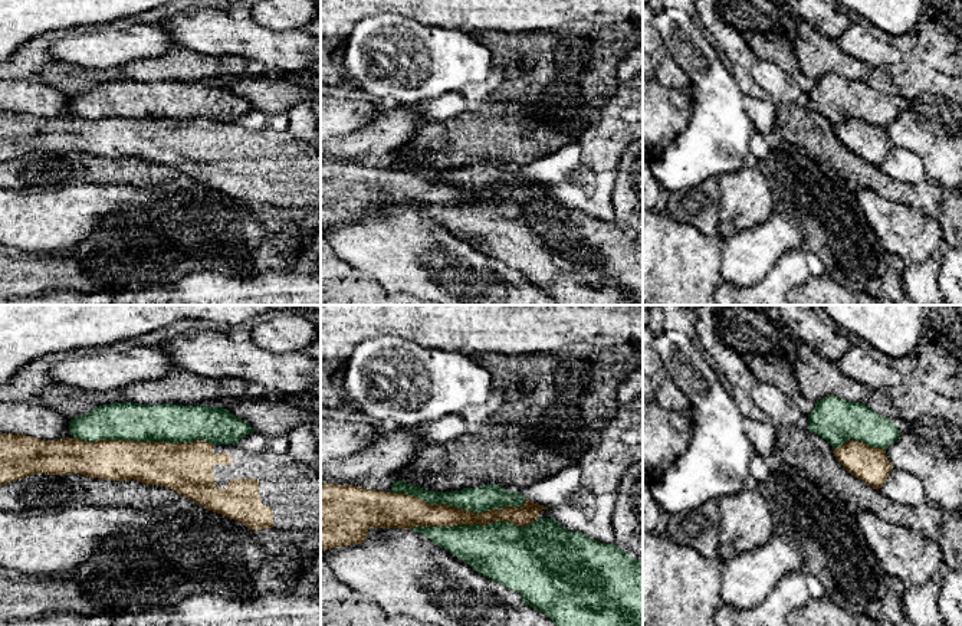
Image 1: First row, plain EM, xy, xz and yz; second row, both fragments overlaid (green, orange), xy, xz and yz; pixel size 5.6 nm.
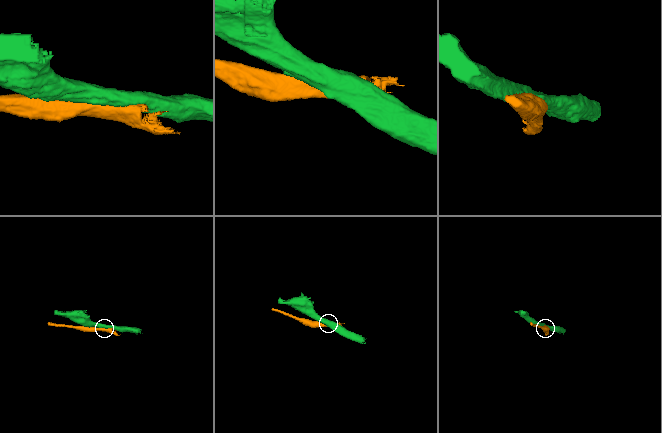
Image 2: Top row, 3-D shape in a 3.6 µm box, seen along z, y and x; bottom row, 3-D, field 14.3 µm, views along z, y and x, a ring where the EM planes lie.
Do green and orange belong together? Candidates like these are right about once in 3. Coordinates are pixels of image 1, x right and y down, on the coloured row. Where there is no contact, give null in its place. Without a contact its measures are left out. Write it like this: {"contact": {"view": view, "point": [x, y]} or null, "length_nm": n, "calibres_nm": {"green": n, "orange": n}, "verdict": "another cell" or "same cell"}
{"contact": {"view": "xy", "point": [144, 441]}, "length_nm": 800, "calibres_nm": {"green": 220, "orange": 280}, "verdict": "another cell"}

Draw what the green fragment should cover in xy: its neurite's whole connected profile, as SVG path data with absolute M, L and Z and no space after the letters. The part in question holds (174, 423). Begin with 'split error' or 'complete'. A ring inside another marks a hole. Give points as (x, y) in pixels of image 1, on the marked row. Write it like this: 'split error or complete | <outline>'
complete | M114 403L99 406L69 422L69 433L86 442L96 440L131 440L131 442L168 442L190 443L204 440L213 445L236 445L243 436L253 433L252 426L236 417L227 409L207 404L139 404Z

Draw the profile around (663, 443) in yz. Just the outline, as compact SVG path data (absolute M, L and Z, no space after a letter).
M654 399L643 400L643 484L647 486L660 481L666 471L689 446L690 430L677 430L669 420L669 410Z

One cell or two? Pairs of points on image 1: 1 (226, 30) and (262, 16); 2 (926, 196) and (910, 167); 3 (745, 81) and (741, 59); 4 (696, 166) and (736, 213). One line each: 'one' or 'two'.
1: two
2: two
3: one
4: two

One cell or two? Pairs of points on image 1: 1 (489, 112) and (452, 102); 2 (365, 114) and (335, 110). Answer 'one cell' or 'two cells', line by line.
1: two cells
2: one cell

